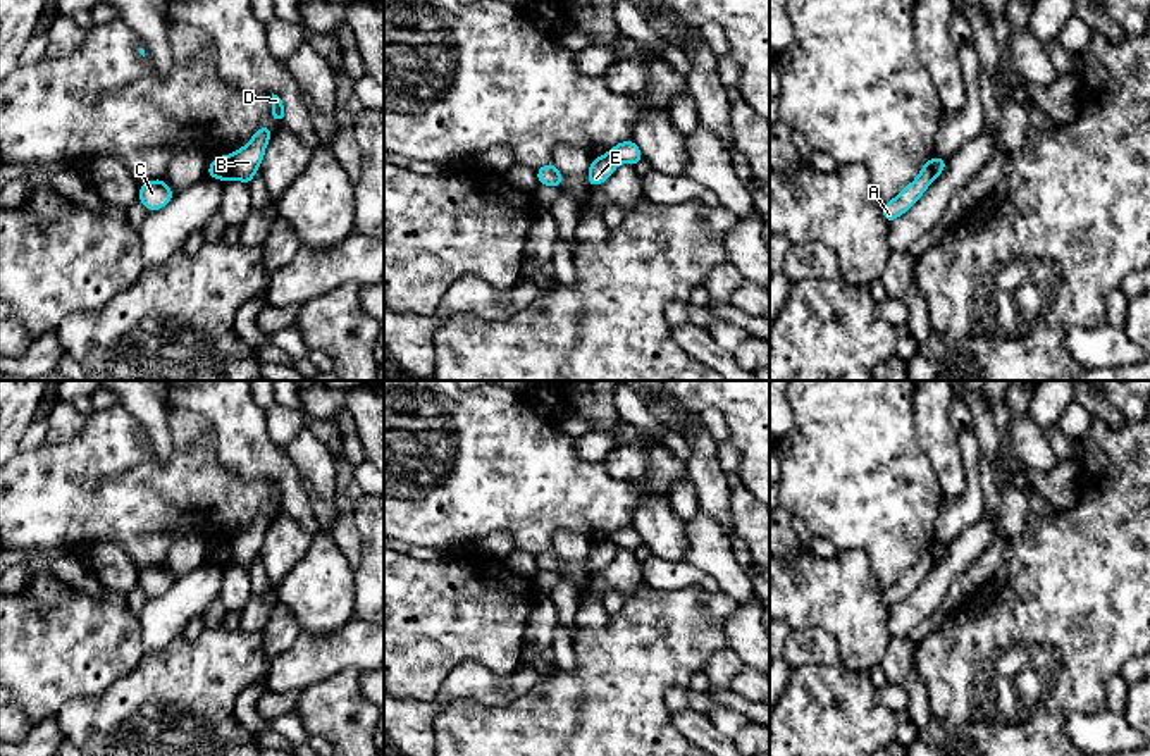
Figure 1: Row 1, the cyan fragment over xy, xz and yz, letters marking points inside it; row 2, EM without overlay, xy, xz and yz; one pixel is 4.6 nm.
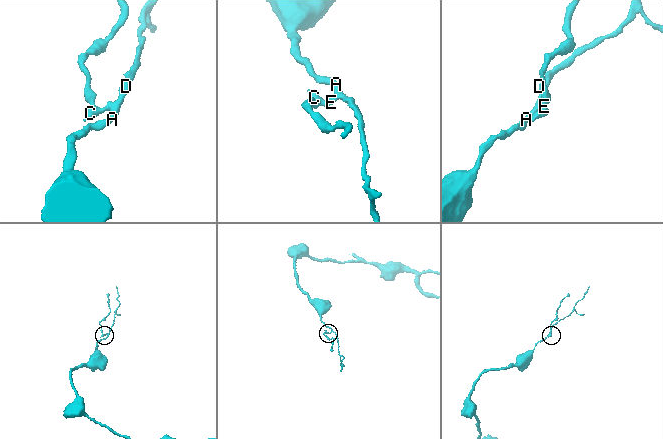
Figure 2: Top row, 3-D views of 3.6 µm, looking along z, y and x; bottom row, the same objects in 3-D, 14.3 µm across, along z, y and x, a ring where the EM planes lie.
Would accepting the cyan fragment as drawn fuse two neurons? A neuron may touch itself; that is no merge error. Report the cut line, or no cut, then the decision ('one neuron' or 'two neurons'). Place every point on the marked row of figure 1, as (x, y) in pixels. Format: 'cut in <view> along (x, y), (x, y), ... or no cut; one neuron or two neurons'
cut in xy along (231, 155), (231, 171), (224, 179); two neurons

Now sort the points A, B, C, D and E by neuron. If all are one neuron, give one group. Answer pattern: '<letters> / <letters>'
A B D / C E

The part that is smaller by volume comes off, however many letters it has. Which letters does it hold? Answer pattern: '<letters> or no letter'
C, E

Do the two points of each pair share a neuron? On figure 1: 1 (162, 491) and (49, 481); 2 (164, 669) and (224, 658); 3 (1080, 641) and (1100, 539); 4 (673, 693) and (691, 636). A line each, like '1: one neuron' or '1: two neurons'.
1: one neuron
2: one neuron
3: one neuron
4: two neurons

